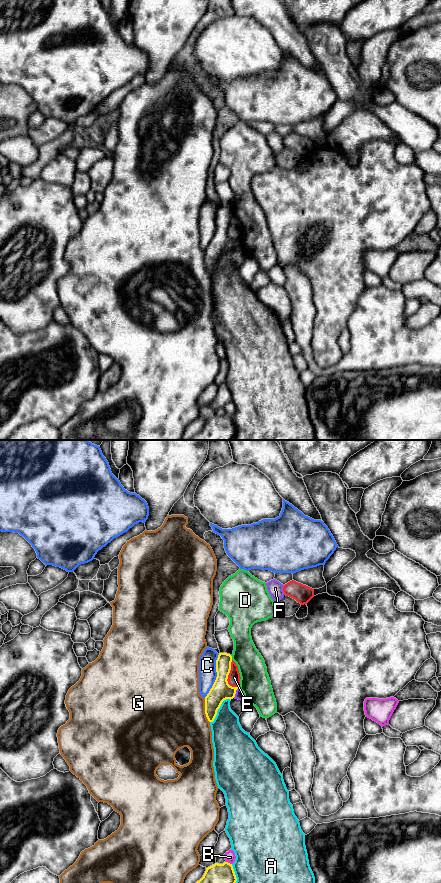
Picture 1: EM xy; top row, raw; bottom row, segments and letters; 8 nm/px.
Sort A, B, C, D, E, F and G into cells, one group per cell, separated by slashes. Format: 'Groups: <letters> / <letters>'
Groups: A / B / C / D / E / F / G

